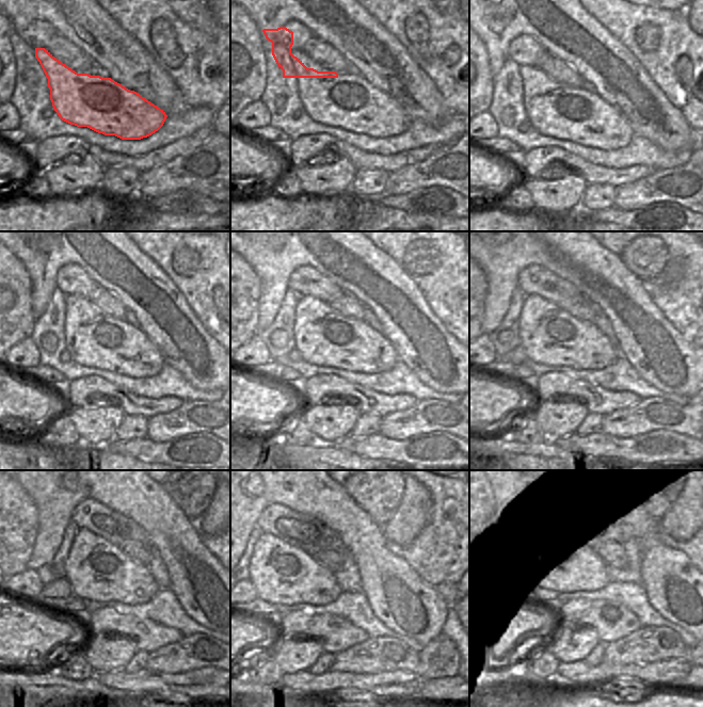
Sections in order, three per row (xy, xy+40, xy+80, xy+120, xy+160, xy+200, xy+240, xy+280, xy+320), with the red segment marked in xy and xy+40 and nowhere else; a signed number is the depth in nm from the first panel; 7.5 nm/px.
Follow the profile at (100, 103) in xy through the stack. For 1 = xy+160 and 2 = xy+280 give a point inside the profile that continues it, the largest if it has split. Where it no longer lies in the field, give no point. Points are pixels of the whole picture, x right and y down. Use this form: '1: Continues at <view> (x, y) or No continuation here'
1: Continues at xy+160 (323, 337)
2: Continues at xy+280 (352, 576)

